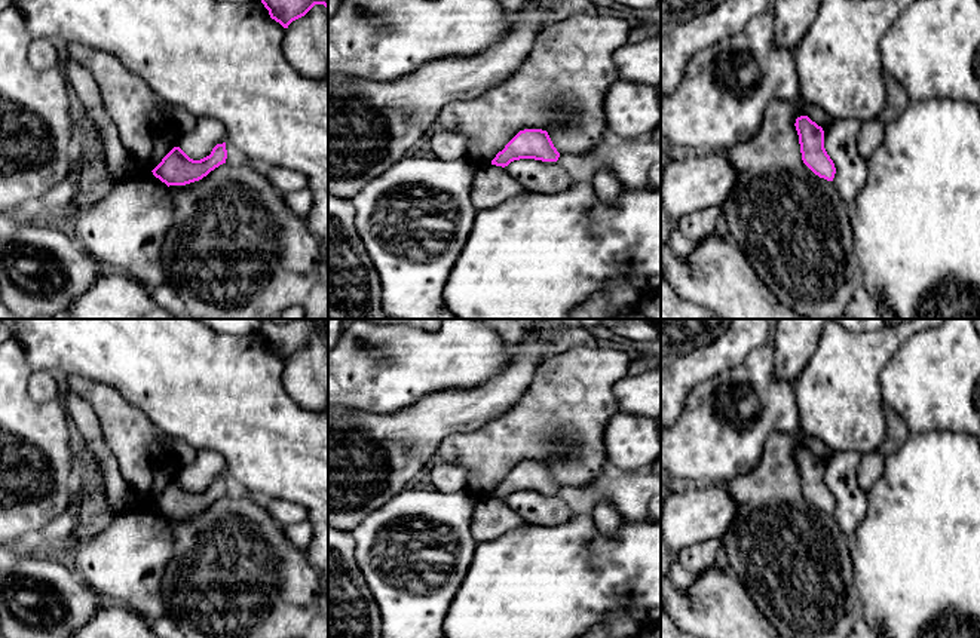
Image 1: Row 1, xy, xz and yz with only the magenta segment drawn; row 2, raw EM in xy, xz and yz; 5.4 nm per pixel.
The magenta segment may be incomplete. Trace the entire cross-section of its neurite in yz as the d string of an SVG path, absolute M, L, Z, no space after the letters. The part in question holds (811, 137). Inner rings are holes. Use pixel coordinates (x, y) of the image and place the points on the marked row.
M808 116L796 119L800 153L803 163L820 178L833 181L836 168L824 148L824 131Z

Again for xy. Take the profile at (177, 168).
M226 142L217 144L211 154L200 160L193 160L180 147L174 147L151 172L168 187L186 185L202 180L211 171L226 163L226 159Z

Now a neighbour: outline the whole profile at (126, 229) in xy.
M143 169L116 182L113 190L94 206L71 217L70 231L92 258L153 291L168 285L163 245L172 221L174 203L169 187L151 171Z

